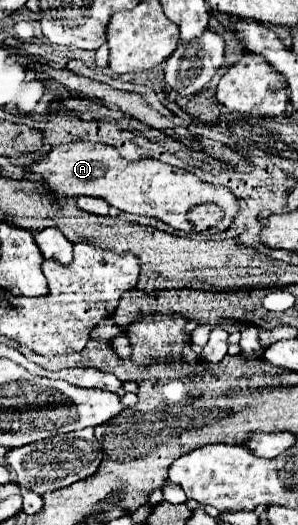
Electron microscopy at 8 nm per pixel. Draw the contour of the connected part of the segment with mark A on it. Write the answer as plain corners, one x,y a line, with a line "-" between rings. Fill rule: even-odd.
68,143
52,149
46,157
30,165
32,173
38,173
44,177
46,185
56,195
68,195
68,197
100,197
108,205
118,207
126,213
138,213
138,215
150,215
156,219
162,219
164,223
172,225
174,229
186,231
186,213
194,205
212,201
222,207
224,219
220,225
220,231
228,229
228,225
234,221
238,213
238,197
224,185
214,185
198,179
194,173
186,169
170,167
168,163
162,163
158,159
138,159
138,161
126,161
116,147
104,145
104,143

